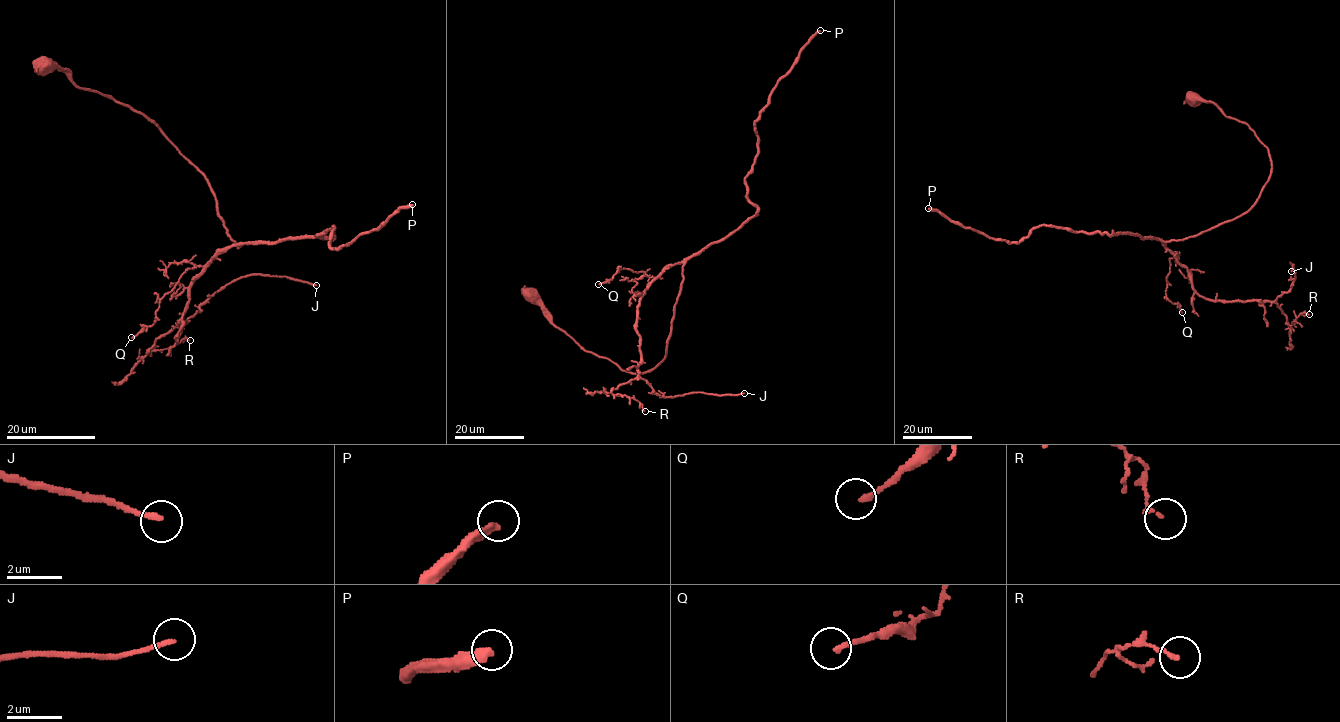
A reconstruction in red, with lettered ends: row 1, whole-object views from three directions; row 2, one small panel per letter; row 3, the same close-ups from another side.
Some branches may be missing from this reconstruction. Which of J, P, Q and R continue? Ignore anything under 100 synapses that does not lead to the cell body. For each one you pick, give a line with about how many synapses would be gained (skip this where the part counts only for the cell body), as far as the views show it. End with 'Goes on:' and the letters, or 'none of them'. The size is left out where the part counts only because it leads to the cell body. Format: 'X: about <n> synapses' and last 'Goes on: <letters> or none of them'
P: about 600 synapses
Goes on: P

